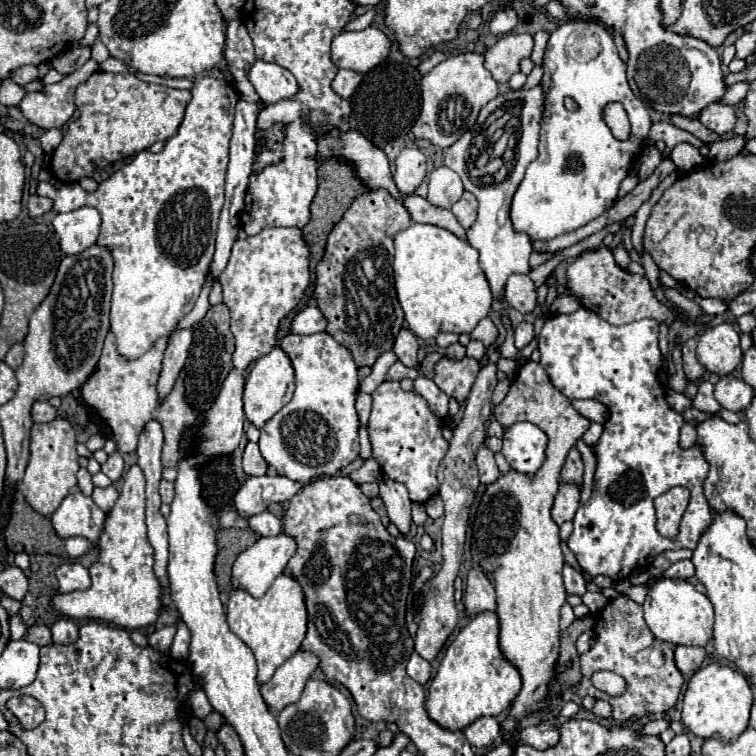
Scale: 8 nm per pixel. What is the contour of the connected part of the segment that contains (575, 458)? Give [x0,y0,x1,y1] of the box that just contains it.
[560,448,584,488]

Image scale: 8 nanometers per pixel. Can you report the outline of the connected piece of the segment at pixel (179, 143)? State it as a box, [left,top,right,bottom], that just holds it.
[36,76,238,360]

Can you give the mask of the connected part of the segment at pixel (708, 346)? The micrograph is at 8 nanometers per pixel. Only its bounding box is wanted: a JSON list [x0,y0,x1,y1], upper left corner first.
[698,324,742,376]

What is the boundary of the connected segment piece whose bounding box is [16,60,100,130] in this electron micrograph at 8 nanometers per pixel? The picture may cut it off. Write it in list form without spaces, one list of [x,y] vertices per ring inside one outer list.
[[[88,60],[82,68],[68,74],[56,84],[44,86],[40,92],[28,92],[16,106],[24,118],[44,130],[62,128],[74,114],[74,90],[100,68],[98,62]]]

